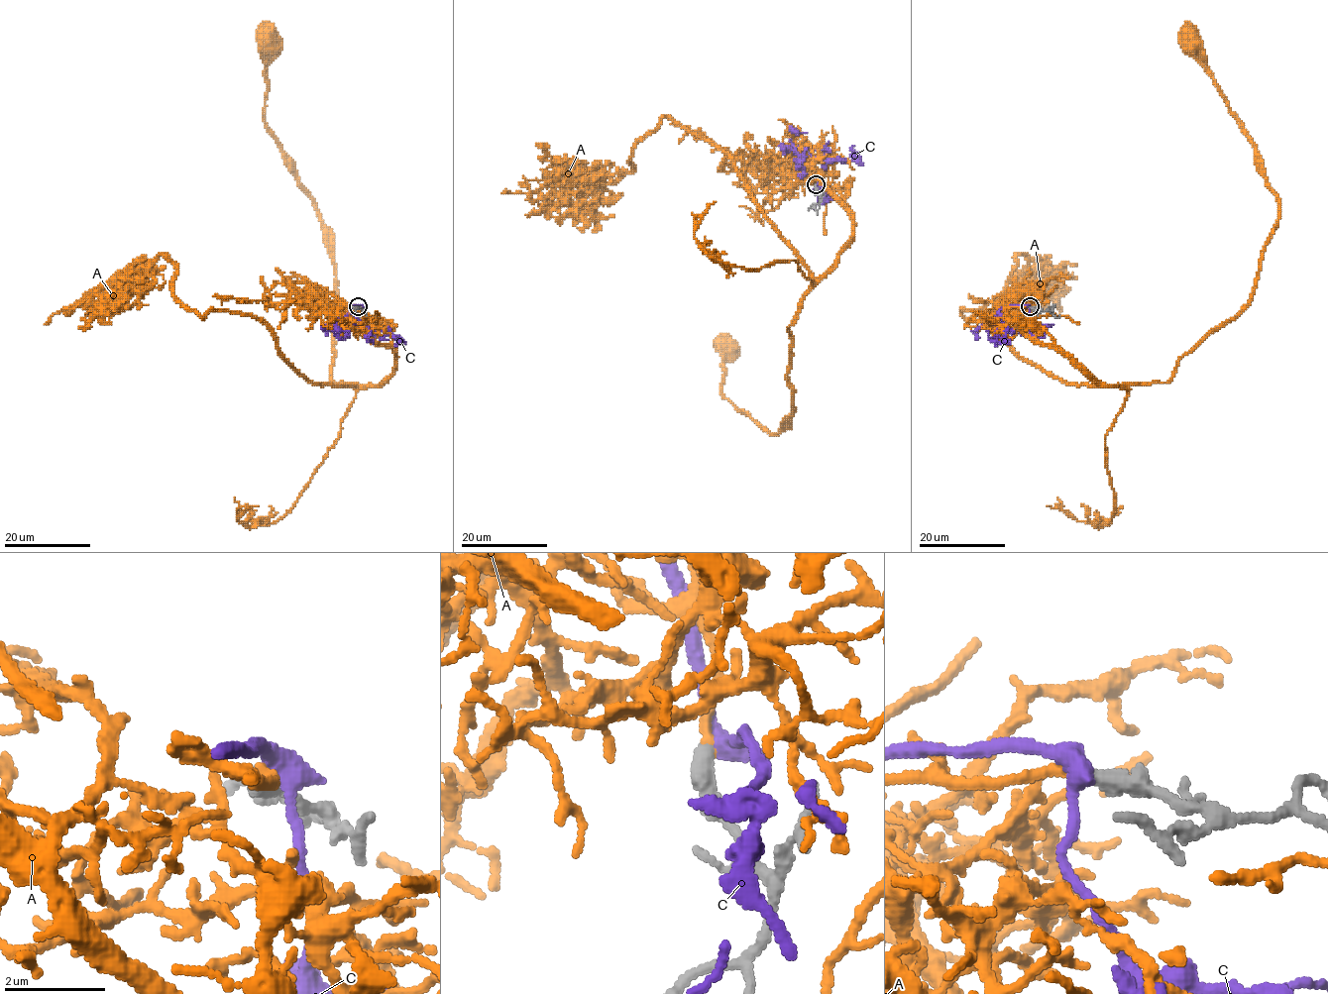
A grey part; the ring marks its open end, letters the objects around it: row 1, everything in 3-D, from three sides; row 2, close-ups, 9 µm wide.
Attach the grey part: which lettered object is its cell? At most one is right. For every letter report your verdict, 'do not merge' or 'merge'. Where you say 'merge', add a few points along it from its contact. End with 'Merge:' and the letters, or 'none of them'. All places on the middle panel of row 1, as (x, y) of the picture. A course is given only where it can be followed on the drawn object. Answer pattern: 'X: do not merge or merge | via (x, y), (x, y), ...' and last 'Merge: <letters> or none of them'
A: merge | via (816, 184), (810, 162), (851, 220), (852, 240), (788, 325), (793, 412), (775, 433), (721, 393), (723, 344)
C: do not merge
Merge: A

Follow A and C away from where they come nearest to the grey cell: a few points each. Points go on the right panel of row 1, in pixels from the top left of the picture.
A: (1030, 306), (1007, 312), (1100, 382), (1126, 386), (1165, 383), (1180, 358), (1249, 299), (1278, 198), (1188, 39)
C: (1030, 306), (1015, 305), (998, 311), (1005, 332), (1003, 342), (994, 346)

